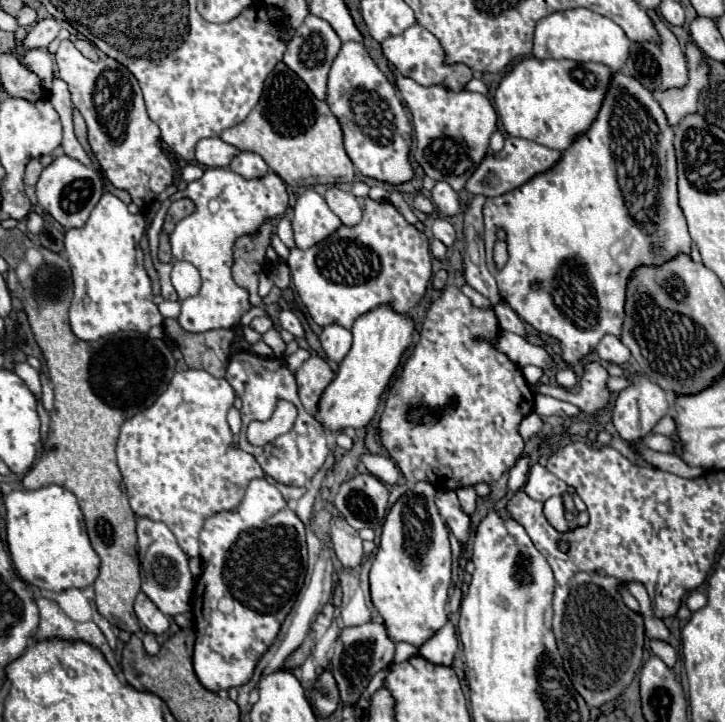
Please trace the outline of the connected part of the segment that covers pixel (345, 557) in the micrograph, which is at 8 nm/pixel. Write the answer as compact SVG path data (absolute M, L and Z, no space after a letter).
M341 517L331 519L331 541L337 559L343 567L359 567L363 559L363 547L359 533Z

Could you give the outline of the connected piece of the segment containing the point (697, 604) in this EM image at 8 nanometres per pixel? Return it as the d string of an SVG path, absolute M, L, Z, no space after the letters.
M693 591L693 593L687 597L687 607L689 607L691 611L701 609L705 603L707 603L707 595L701 593L701 591Z

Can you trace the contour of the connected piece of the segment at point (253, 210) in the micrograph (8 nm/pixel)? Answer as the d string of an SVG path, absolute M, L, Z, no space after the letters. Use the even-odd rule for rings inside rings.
M205 169L201 179L195 179L187 185L185 191L175 193L171 199L167 199L159 213L155 215L147 237L151 247L151 257L157 267L159 279L161 279L161 295L163 299L175 301L177 293L171 285L169 273L175 261L189 261L193 263L201 273L201 291L195 297L189 297L181 305L179 325L187 331L209 331L209 329L231 329L239 323L239 319L249 311L249 293L239 287L231 277L233 267L233 243L241 235L255 234L266 219L274 219L287 209L287 191L285 183L275 175L273 171L267 173L263 179L243 179L241 175L233 173L231 169ZM175 199L191 199L195 203L195 211L179 221L175 225L175 231L171 233L171 249L173 257L169 263L161 263L157 259L157 241L161 233L161 225L165 219L165 211Z

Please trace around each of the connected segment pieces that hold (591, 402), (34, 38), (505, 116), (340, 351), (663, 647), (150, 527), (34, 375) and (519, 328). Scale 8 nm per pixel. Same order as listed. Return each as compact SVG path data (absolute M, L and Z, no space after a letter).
M589 363L583 369L583 377L579 381L581 385L579 393L573 394L564 387L551 385L537 386L537 393L570 402L587 413L599 413L607 407L611 397L607 379L609 379L609 373L601 363Z
M51 17L51 19L37 21L37 23L29 29L29 33L25 35L25 39L21 41L21 45L25 47L25 51L23 51L23 53L13 51L13 55L15 55L17 59L23 59L29 49L37 49L37 47L43 47L43 49L45 49L45 47L57 37L59 31L61 31L61 25L59 25L53 17Z
M525 57L503 77L495 91L499 119L511 137L523 137L565 151L595 121L603 105L603 95L611 85L611 75L613 69L599 63L577 63L569 59L539 61Z
M327 325L323 327L323 333L319 335L319 341L331 361L343 361L343 357L351 349L351 331L339 327L339 325Z
M651 639L651 651L653 651L657 657L661 657L669 667L673 667L675 661L677 661L677 653L675 653L675 649L673 649L667 641Z
M151 519L137 521L139 535L139 559L141 559L141 589L143 593L169 617L191 611L191 593L193 593L193 575L189 571L189 557L181 551L175 541L175 535L165 523Z
M21 363L21 365L15 365L15 373L27 383L27 387L37 395L37 399L41 399L41 381L39 381L39 373L27 365L27 363Z
M499 301L493 311L495 311L495 315L497 315L497 321L499 321L499 327L501 327L501 329L511 331L511 333L517 333L517 335L521 335L521 337L527 337L529 331L527 331L527 327L525 327L525 323L519 319L519 315L517 315L511 307L507 307L507 303Z

